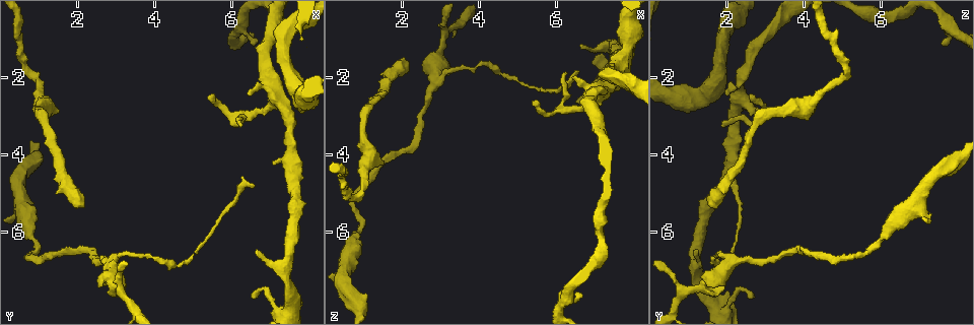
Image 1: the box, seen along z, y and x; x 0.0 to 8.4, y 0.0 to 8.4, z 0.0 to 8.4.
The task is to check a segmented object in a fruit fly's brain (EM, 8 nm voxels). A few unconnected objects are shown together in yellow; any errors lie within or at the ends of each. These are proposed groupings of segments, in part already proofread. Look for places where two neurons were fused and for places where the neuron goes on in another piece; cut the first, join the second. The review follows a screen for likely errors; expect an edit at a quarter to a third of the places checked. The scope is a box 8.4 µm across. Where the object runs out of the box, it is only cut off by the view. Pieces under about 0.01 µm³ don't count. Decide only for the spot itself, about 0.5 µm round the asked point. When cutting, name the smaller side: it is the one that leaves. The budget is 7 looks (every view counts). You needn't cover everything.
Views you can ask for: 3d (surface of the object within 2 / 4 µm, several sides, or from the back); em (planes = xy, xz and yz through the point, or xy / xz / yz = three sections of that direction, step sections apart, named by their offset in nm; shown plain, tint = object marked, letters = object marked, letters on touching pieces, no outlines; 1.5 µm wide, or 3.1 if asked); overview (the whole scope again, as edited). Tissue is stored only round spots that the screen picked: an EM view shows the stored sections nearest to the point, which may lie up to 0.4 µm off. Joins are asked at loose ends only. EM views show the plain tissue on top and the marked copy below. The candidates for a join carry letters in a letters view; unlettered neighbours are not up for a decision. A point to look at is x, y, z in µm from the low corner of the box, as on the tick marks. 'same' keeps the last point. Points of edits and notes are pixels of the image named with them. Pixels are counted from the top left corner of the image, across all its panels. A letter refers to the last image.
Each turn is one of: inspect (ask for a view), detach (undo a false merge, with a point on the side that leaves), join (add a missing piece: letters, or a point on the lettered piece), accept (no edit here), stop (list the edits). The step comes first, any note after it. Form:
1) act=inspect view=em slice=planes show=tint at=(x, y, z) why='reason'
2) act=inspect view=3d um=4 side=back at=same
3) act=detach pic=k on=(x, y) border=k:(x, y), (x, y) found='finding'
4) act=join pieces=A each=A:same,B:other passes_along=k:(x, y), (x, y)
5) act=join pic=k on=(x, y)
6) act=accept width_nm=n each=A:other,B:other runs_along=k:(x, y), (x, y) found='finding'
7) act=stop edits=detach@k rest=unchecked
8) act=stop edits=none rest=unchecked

act=inspect view=3d um=4 at=(6.50, 4.80, 1.80) why='an open end'

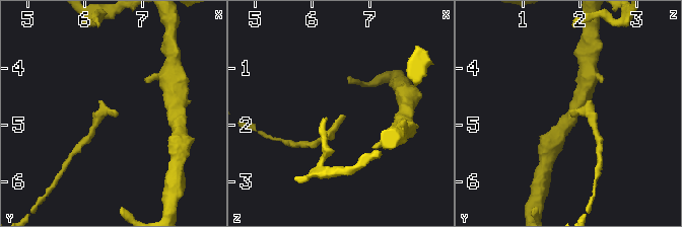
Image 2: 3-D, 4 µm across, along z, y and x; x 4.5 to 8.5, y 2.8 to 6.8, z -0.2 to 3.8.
act=inspect view=em slice=xy step=4 show=letters at=(6.55, 4.80, 1.85) why='need the tissue'

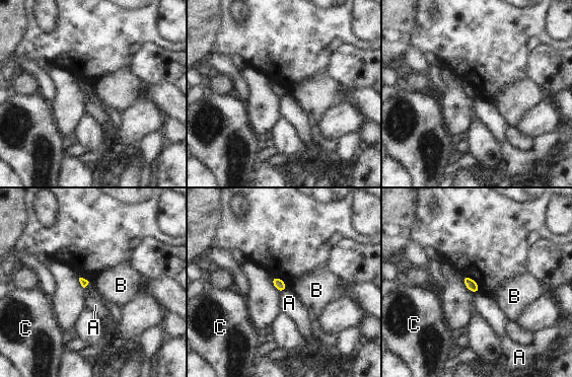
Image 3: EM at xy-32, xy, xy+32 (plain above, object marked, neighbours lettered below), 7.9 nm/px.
act=inspect view=em slice=planes show=letters at=same

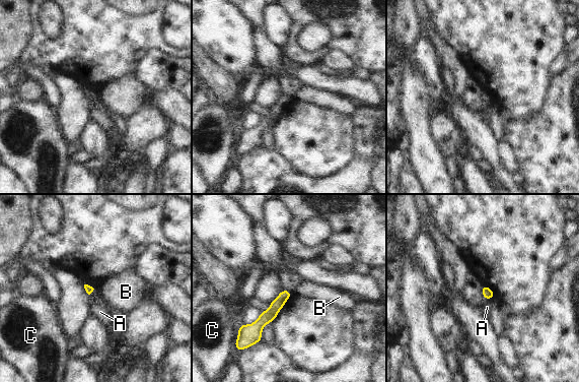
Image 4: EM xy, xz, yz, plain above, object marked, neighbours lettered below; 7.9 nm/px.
act=accept longest_contact=C:120nm each=A:other,B:other,C:other runs_along=4:(288, 294), (252, 330), (240, 330) found='none of them fits'

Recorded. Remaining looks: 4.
act=inspect view=3d um=2 at=(2.15, 5.30, 1.60) why='an open end'

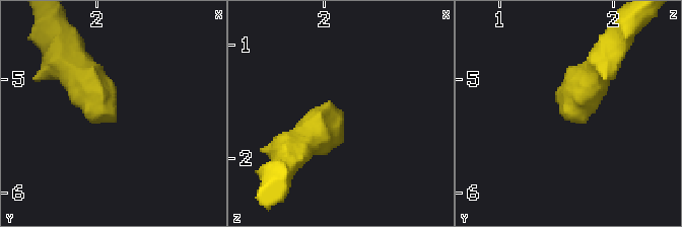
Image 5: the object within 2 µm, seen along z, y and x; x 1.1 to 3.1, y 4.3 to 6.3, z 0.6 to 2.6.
act=inspect view=em slice=xy step=8 show=letters at=(2.20, 5.34, 1.64)

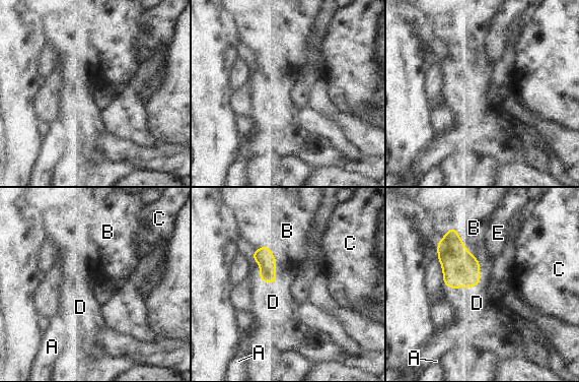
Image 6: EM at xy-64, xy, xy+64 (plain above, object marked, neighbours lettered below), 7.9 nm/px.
act=join pieces=D longest_contact=B:320nm each=A:other,B:other,C:other,D:same,E:other passes_along=6:(460, 268), (464, 285), (477, 303) found='the neuron continues'

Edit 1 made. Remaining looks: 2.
act=inspect view=em slice=xz step=8 show=tint at=(6.40, 2.45, 2.00) why='branch stops here'

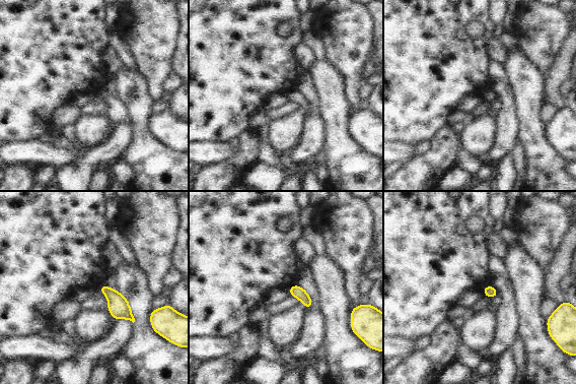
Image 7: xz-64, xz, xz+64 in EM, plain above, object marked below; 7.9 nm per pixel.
act=inspect view=em slice=planes show=letters at=same why='another direction'

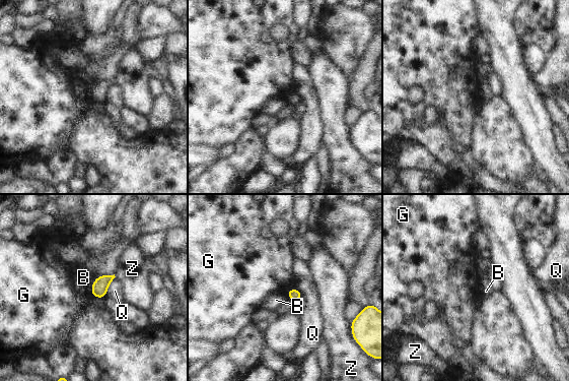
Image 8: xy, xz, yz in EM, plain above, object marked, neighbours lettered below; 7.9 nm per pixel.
act=accept each=B:other,G:other,Q:other,Z:other border=8:(295, 288), (286, 291) found='none of them fits'

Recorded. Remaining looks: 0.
act=stop edits=join@6 rest=unchecked

